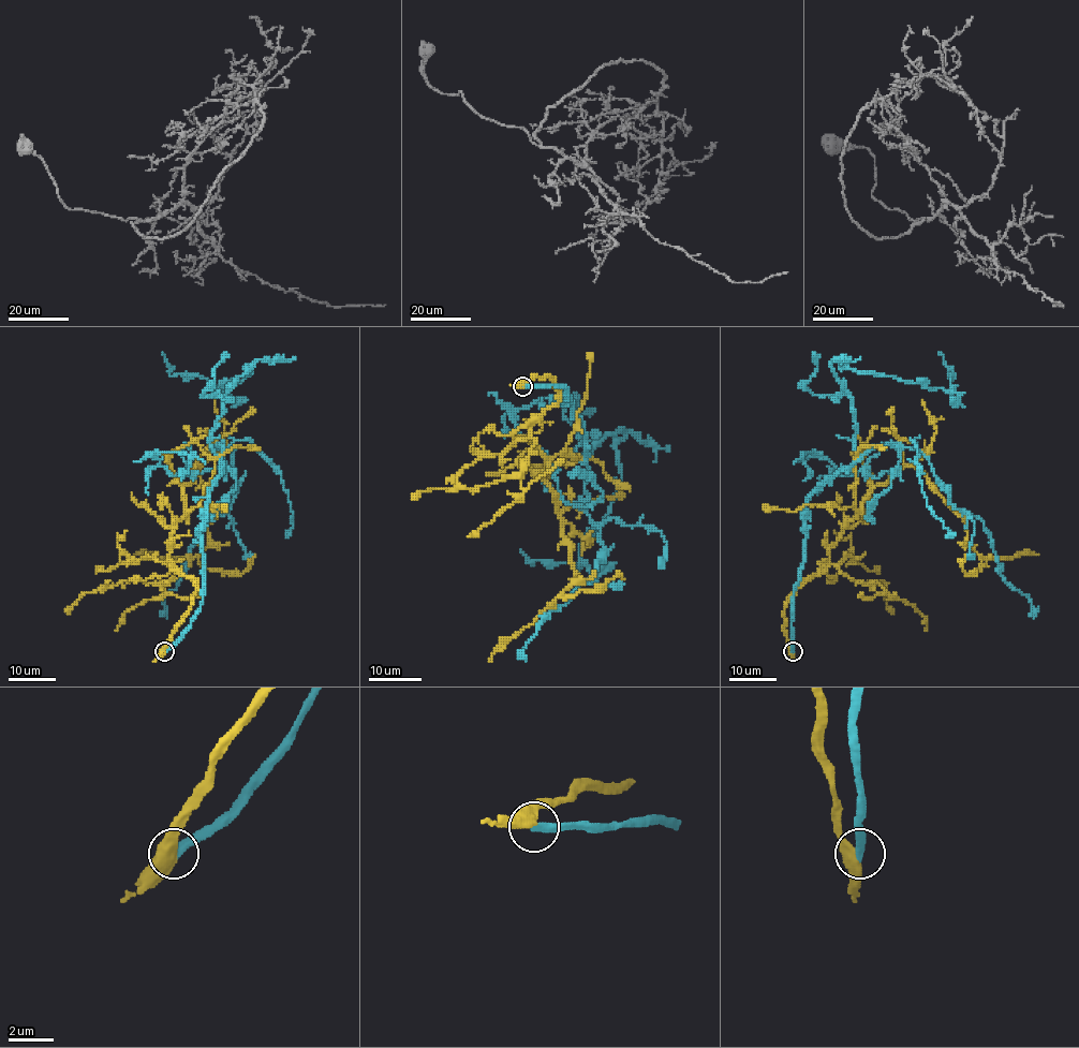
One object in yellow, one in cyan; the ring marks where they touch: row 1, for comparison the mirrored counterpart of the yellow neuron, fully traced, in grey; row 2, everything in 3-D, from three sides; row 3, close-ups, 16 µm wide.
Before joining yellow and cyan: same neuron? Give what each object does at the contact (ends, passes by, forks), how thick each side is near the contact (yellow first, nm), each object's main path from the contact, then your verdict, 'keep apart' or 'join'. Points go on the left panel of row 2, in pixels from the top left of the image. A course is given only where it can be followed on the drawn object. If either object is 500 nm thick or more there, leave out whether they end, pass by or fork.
yellow passes by | cyan ends | 480/360 nm | yellow via (164, 651), (196, 590), (170, 560), (170, 534), (197, 465), (208, 544), (195, 556), (135, 555) | cyan via (164, 651), (202, 601), (201, 524), (221, 474), (209, 433), (255, 359), (215, 390), (171, 375), (162, 353) | keep apart

